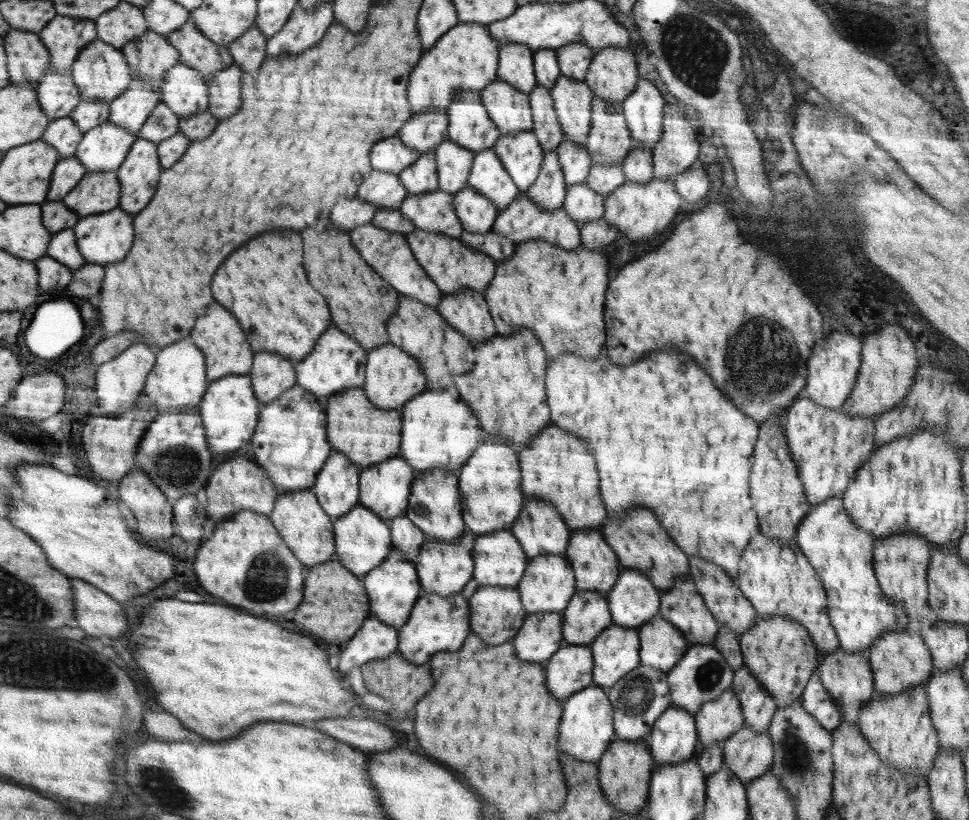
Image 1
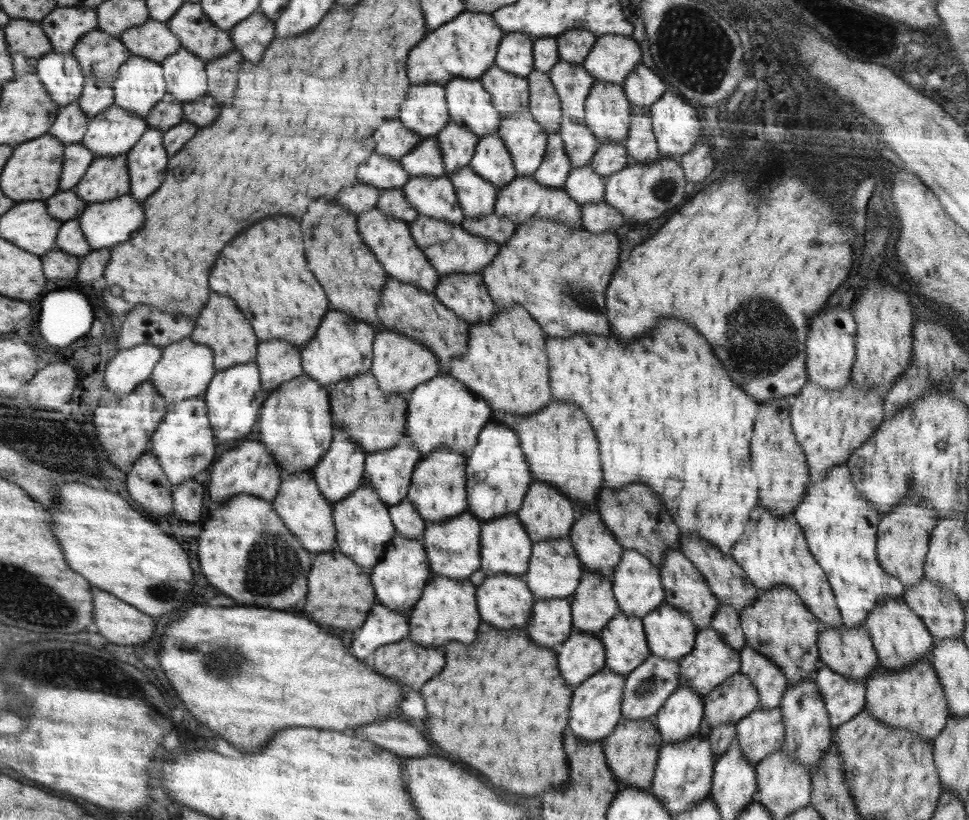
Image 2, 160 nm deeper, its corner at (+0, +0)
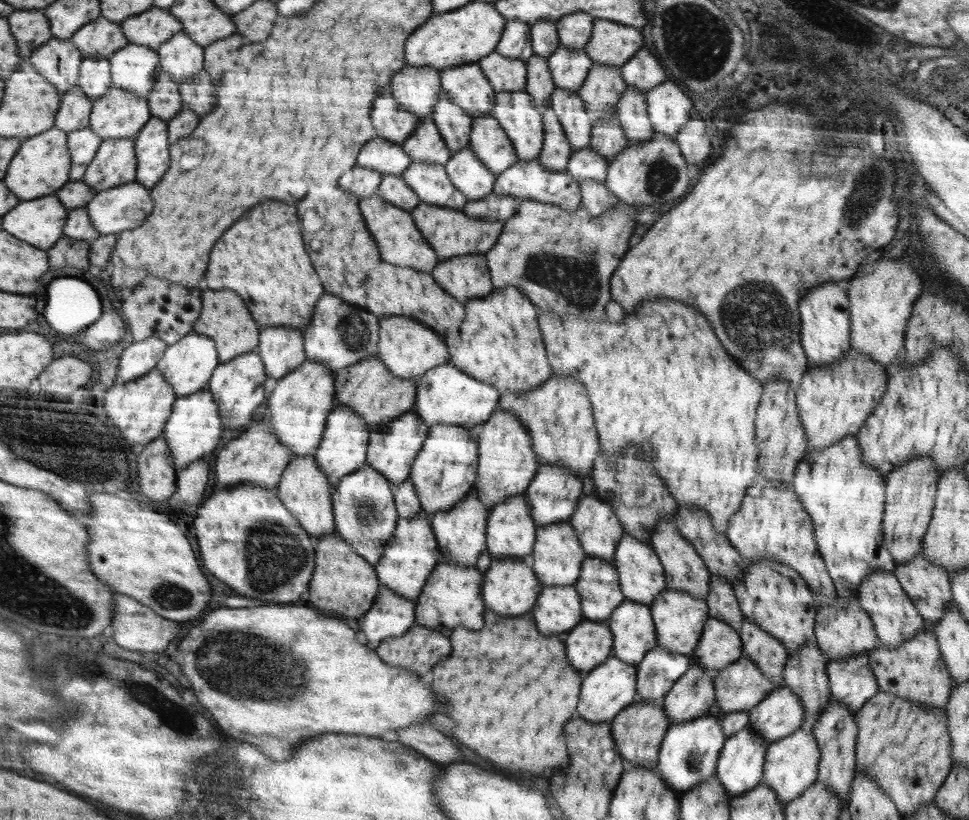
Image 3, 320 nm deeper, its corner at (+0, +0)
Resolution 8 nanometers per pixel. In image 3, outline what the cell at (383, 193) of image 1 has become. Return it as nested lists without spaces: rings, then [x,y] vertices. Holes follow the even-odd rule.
[[[378,138],[368,142],[368,148],[362,148],[360,152],[360,166],[377,170],[382,174],[392,173],[398,176],[411,165],[409,154],[404,152],[402,145]]]

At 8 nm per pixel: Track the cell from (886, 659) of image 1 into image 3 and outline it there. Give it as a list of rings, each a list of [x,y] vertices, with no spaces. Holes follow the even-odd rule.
[[[874,572],[874,574],[868,574],[866,579],[868,580],[864,580],[864,584],[860,584],[857,599],[862,609],[869,615],[868,618],[874,625],[877,638],[884,647],[903,645],[905,640],[919,635],[919,632],[926,628],[928,622],[920,616],[894,574]]]

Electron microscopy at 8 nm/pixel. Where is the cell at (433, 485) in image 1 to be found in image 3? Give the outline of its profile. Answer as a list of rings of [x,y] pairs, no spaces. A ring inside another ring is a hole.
[[[437,424],[429,428],[428,444],[424,445],[424,452],[420,452],[420,460],[411,466],[410,479],[421,502],[421,508],[430,516],[435,512],[447,511],[460,503],[471,492],[478,478],[479,443],[477,431],[468,430],[460,425]]]

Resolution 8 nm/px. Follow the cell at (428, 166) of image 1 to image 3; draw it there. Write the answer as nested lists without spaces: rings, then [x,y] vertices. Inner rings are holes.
[[[419,118],[419,130],[401,145],[412,161],[444,165],[451,158],[438,126],[431,118]]]

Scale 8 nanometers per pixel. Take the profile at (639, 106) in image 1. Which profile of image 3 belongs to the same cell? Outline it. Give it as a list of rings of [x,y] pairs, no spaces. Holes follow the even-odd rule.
[[[645,46],[619,70],[627,86],[640,90],[643,95],[668,79],[668,73],[659,64],[656,55],[650,53]]]

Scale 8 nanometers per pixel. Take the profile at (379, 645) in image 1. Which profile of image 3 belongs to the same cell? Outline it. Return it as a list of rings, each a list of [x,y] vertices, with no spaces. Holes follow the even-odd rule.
[[[386,587],[380,592],[380,600],[376,600],[376,608],[362,616],[361,634],[367,642],[406,635],[414,624],[414,604]]]

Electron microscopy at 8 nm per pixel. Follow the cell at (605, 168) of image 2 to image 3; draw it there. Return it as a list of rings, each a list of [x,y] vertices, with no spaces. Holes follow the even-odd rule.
[[[598,119],[592,126],[590,146],[607,161],[612,160],[629,143],[619,119]]]

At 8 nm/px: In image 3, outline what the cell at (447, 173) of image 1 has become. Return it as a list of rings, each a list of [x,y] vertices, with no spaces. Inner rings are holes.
[[[443,90],[440,102],[435,106],[434,114],[430,118],[438,126],[451,154],[470,146],[474,128],[473,117],[468,114],[467,110],[452,102]]]

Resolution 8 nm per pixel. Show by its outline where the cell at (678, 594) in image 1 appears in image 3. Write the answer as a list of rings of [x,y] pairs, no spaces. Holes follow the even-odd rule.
[[[660,521],[656,524],[655,530],[651,532],[651,538],[651,546],[654,553],[660,559],[662,568],[664,568],[666,586],[677,591],[687,592],[689,595],[704,599],[704,602],[706,602],[710,574],[704,561],[700,559],[700,556],[696,554],[696,550],[692,548],[692,544],[688,544],[680,532],[678,532],[674,521]]]

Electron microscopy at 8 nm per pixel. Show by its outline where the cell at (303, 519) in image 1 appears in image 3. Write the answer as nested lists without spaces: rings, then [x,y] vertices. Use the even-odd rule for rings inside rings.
[[[314,456],[296,457],[292,460],[292,468],[284,472],[284,480],[280,481],[274,488],[278,492],[279,499],[287,505],[287,509],[296,517],[300,526],[314,536],[316,540],[324,535],[334,532],[335,514],[332,514],[332,503],[330,500],[330,486],[328,477]]]

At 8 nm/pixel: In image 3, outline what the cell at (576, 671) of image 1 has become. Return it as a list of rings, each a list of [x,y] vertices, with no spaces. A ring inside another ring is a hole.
[[[585,620],[563,635],[562,640],[568,640],[572,666],[585,675],[606,662],[614,647],[614,633],[603,621]]]

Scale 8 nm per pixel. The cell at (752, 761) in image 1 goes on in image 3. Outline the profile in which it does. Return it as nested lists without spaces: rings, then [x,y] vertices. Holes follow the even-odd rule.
[[[782,686],[749,710],[749,724],[768,744],[803,727],[805,710],[796,694]]]

